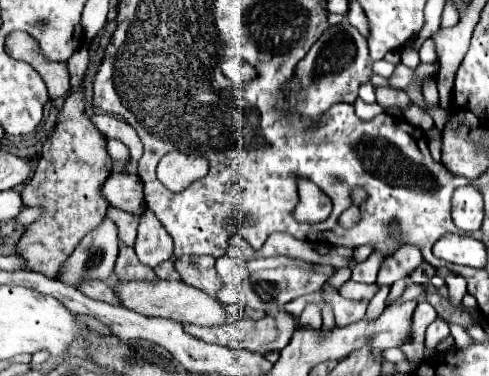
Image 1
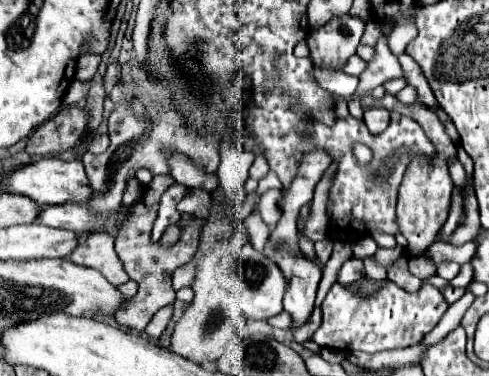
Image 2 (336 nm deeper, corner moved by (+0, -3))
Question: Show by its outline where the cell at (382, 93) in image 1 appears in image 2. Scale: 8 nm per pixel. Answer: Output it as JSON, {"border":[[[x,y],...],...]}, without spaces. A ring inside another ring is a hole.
{"border":[[[386,93],[384,99],[380,99],[380,105],[382,103],[392,103],[388,109],[390,111],[396,111],[396,113],[404,113],[406,117],[412,117],[414,121],[418,121],[424,129],[424,133],[428,133],[430,141],[436,145],[436,161],[416,161],[410,159],[408,163],[408,169],[404,173],[404,179],[402,179],[402,185],[400,185],[400,191],[398,191],[398,203],[396,203],[396,219],[398,219],[398,225],[400,225],[400,231],[402,235],[406,237],[408,241],[408,247],[406,247],[406,253],[410,257],[418,257],[436,237],[436,233],[440,231],[440,227],[446,223],[448,219],[448,213],[450,213],[450,205],[452,205],[452,189],[454,189],[454,183],[452,183],[452,177],[450,177],[450,159],[456,157],[456,145],[452,143],[452,139],[448,137],[444,125],[440,123],[440,119],[436,117],[436,113],[432,113],[430,109],[426,109],[424,105],[420,103],[414,103],[414,105],[404,105],[400,103],[394,95]]]}

